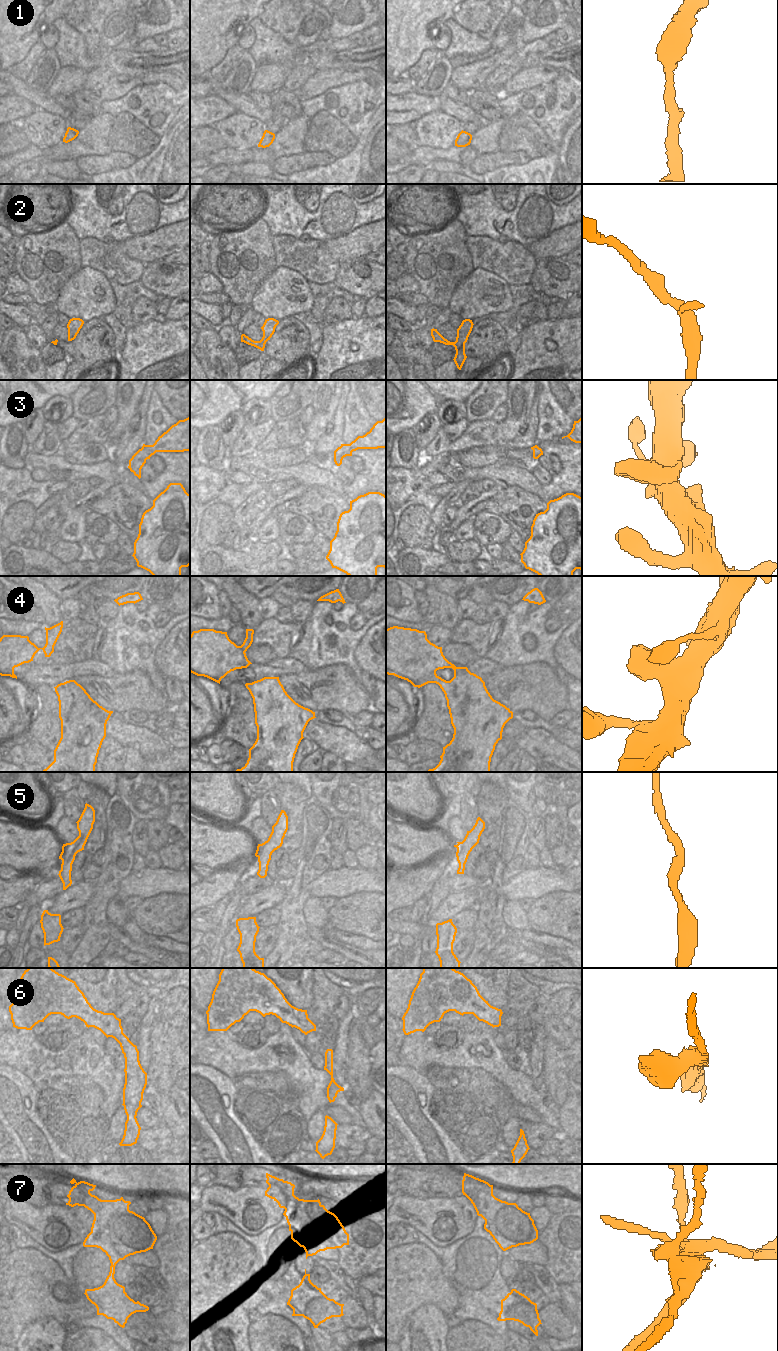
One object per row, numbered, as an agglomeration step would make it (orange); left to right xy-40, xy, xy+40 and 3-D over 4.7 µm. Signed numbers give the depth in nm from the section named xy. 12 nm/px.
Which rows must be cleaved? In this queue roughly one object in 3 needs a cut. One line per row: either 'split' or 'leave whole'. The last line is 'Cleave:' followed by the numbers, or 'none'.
1: leave whole
2: leave whole
3: leave whole
4: leave whole
5: leave whole
6: leave whole
7: split
Cleave: 7

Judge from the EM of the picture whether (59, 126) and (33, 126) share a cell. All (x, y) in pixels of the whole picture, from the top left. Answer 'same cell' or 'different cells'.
same cell

